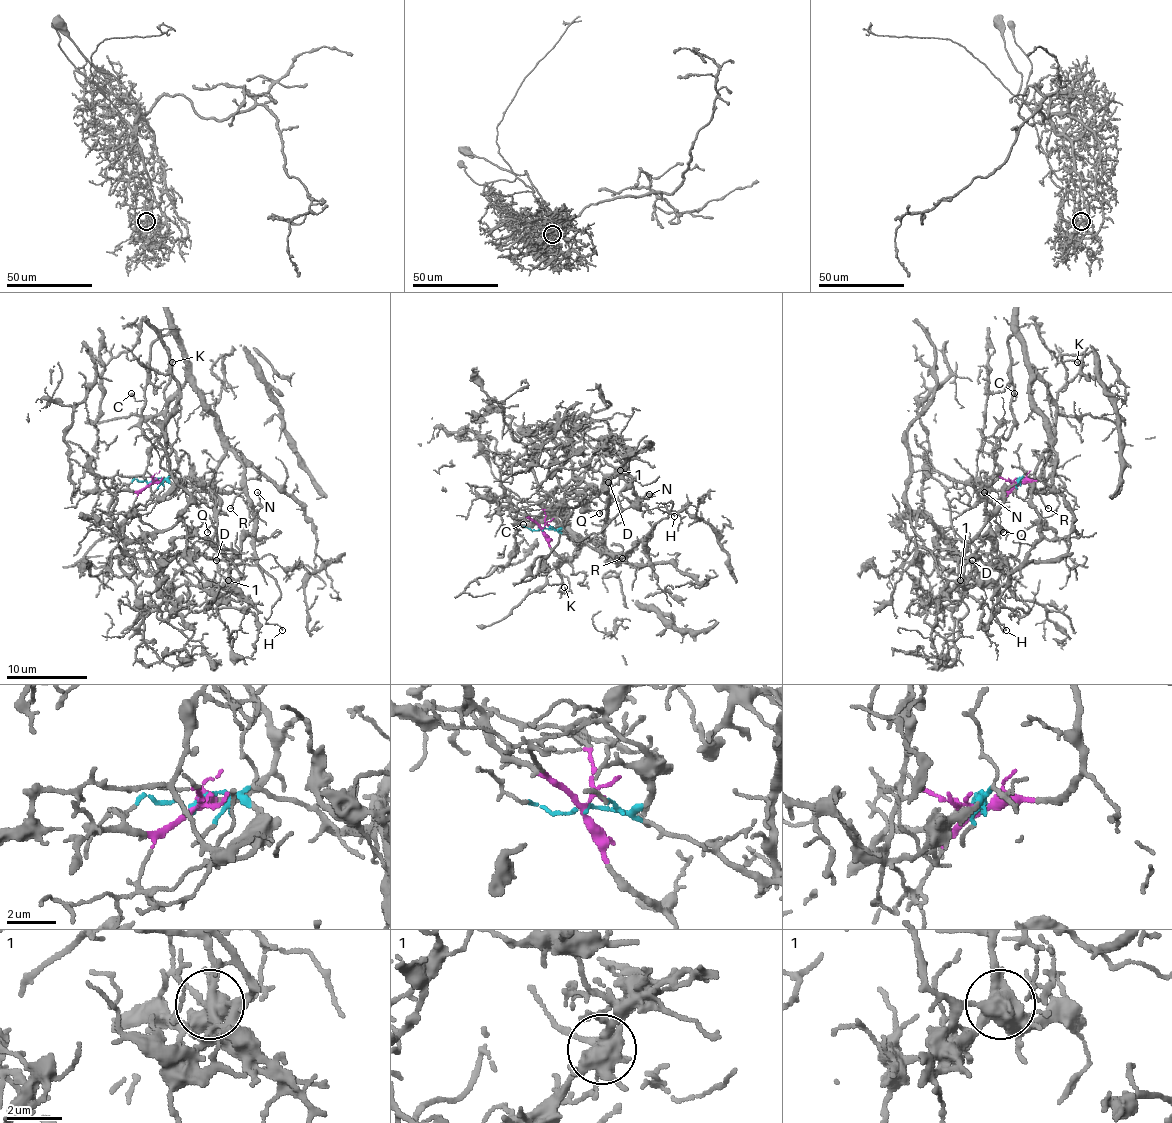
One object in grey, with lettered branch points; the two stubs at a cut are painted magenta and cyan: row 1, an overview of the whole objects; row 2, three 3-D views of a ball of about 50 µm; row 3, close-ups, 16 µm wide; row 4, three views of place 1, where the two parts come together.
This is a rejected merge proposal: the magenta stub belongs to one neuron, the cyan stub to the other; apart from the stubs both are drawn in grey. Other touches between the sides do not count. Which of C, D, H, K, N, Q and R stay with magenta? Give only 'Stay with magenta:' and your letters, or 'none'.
Stay with magenta: C, H, K, Q, R

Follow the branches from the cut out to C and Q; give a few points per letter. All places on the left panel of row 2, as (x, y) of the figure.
C: (150, 483), (177, 469), (167, 400), (185, 380), (185, 352), (171, 334), (152, 344), (144, 398), (130, 392)
Q: (150, 483), (177, 469), (167, 400), (187, 380), (215, 419), (225, 457), (207, 532)

